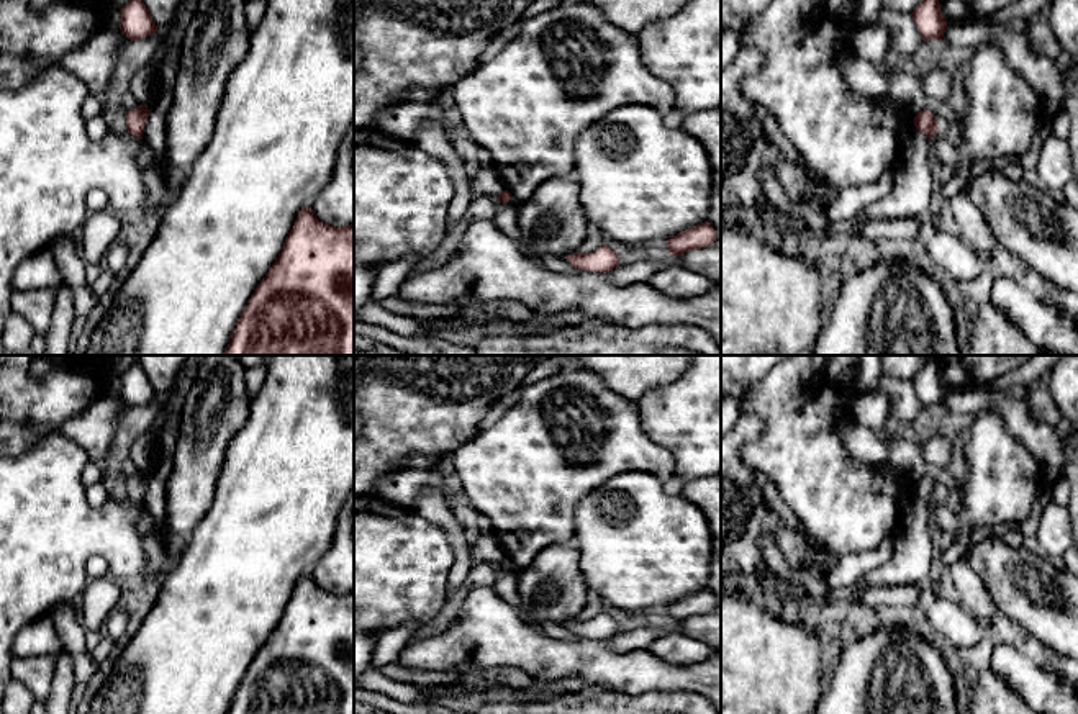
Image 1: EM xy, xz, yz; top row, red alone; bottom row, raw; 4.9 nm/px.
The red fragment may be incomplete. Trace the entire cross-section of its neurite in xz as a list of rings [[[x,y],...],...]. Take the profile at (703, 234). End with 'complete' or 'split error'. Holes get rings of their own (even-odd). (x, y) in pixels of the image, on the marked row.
[[[704,221],[667,239],[668,255],[683,255],[688,251],[714,244],[716,231]]]; complete

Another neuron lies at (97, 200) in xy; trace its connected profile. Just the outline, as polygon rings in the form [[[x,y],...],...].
[[[100,188],[92,190],[87,195],[87,213],[97,213],[97,211],[108,211],[110,210],[110,200],[106,193]]]

